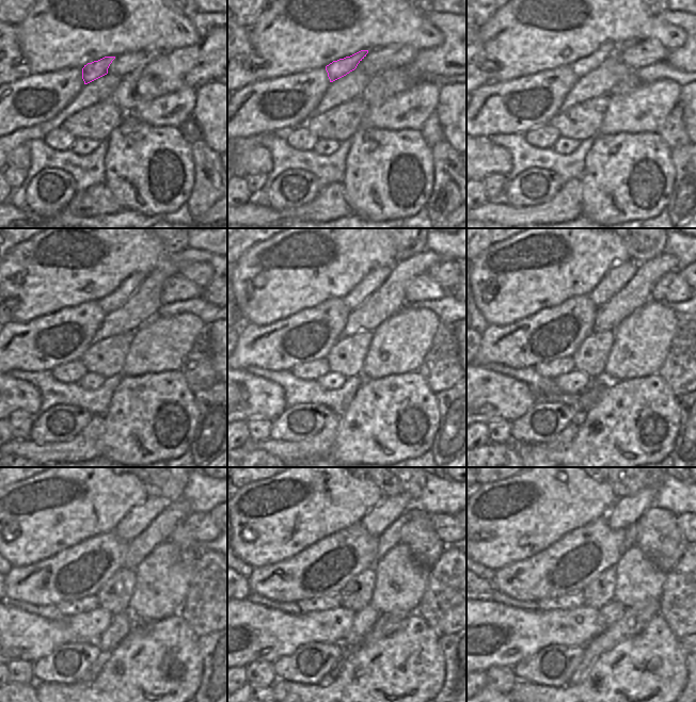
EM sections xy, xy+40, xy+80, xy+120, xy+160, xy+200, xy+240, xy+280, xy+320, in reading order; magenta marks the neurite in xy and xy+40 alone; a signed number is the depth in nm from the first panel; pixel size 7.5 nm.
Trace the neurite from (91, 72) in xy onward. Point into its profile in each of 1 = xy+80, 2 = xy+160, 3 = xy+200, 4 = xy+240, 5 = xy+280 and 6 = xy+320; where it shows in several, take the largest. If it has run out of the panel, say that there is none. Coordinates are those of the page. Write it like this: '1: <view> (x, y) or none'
1: xy+80 (582, 66)
2: xy+160 (375, 278)
3: xy+200 (616, 277)
4: xy+240 (138, 519)
5: xy+280 (380, 516)
6: xy+320 (626, 511)

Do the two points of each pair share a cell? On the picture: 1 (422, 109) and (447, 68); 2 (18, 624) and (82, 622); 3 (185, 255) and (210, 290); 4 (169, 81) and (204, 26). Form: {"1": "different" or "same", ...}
{"1": "different", "2": "same", "3": "same", "4": "same"}

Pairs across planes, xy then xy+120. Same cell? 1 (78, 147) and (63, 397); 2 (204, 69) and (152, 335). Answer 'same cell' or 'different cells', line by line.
1: different cells
2: different cells

